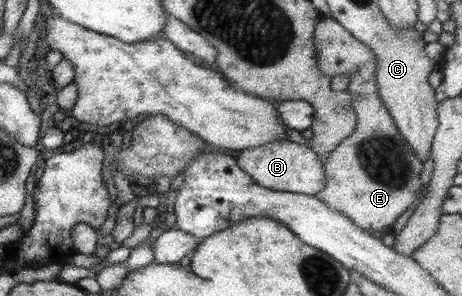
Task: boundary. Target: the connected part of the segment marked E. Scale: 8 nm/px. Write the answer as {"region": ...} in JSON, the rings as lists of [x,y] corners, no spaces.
{"region":[[[332,17],[317,23],[313,46],[315,62],[323,75],[332,78],[341,73],[350,75],[348,90],[353,95],[351,104],[357,119],[352,135],[343,139],[323,164],[325,186],[315,196],[370,234],[389,231],[390,224],[419,197],[424,162],[414,157],[379,96],[377,59],[372,49]]]}

